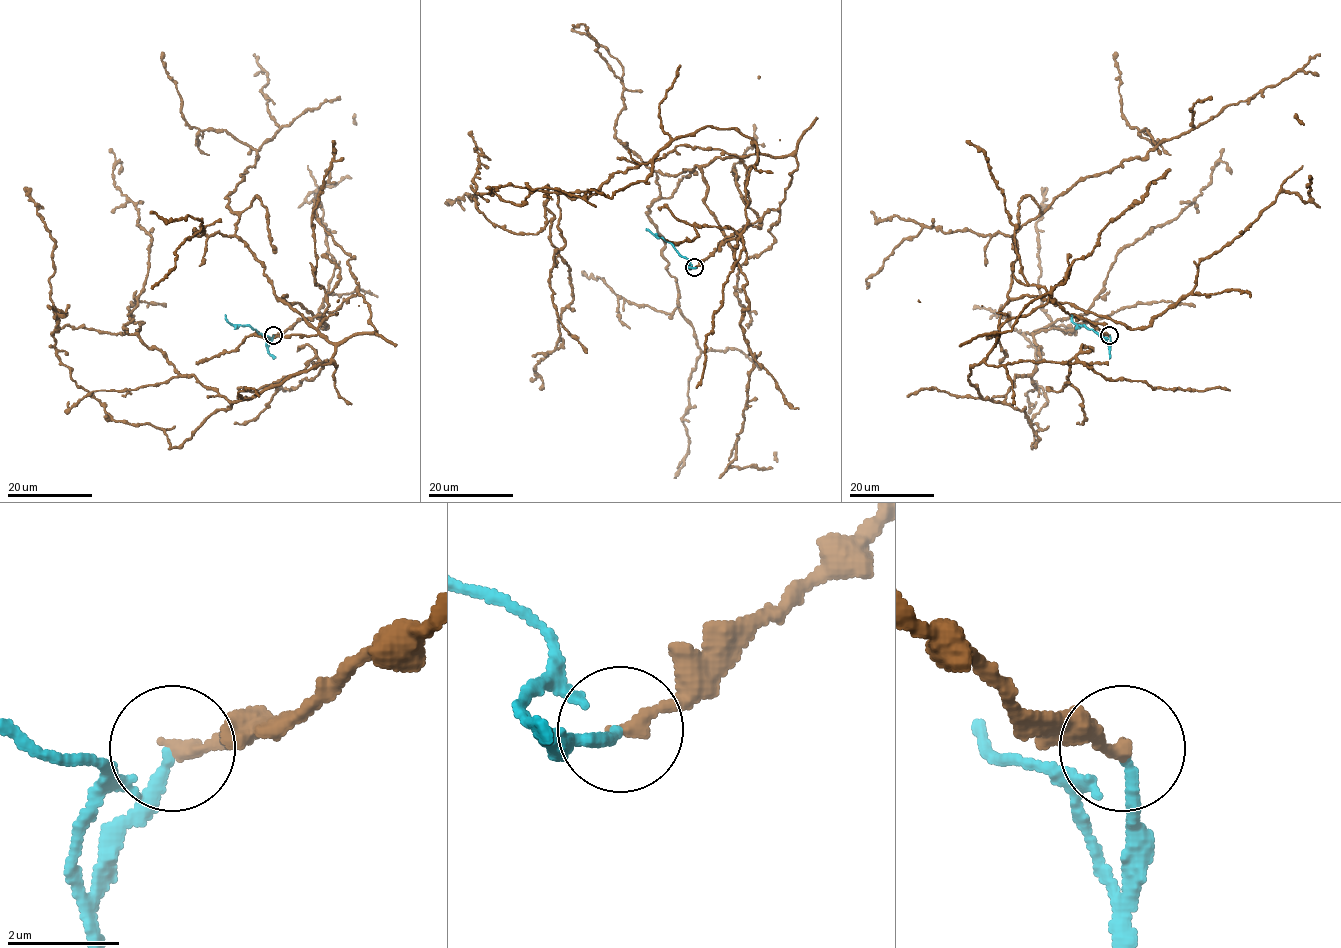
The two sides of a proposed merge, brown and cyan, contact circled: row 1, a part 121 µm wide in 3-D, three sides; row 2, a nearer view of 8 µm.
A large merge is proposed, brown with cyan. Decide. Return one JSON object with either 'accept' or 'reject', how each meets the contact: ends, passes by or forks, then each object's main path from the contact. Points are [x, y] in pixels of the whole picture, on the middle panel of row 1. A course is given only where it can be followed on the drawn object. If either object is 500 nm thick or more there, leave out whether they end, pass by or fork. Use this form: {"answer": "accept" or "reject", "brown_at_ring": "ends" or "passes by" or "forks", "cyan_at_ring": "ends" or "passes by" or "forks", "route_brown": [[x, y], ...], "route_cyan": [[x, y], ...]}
{"answer": "reject", "brown_at_ring": "ends", "cyan_at_ring": "ends", "route_brown": [[695, 267], [779, 207], [793, 156], [703, 126], [588, 197], [549, 189], [573, 300], [533, 369], [540, 388]], "route_cyan": [[695, 267], [687, 266], [689, 261], [670, 243], [646, 229]]}

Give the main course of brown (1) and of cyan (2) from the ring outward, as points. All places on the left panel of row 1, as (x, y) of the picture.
1: (274, 335), (358, 293), (377, 331), (228, 401), (128, 333), (152, 238), (115, 185), (120, 161), (119, 174)
2: (274, 335), (266, 344), (268, 336), (249, 326), (231, 325), (225, 314)

